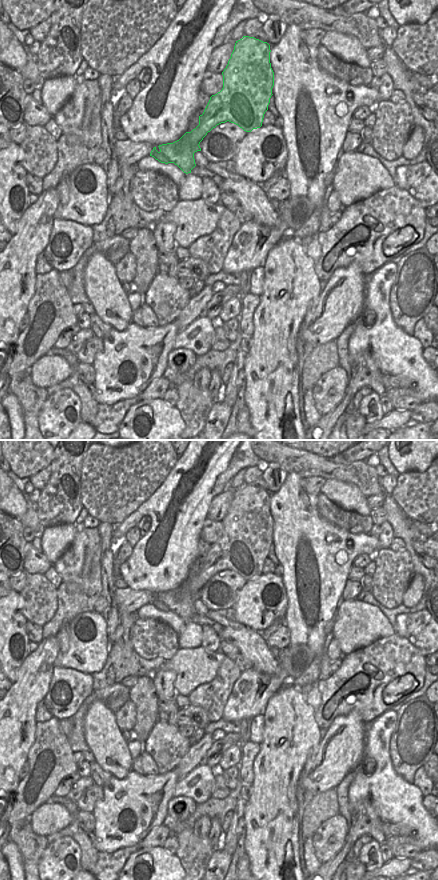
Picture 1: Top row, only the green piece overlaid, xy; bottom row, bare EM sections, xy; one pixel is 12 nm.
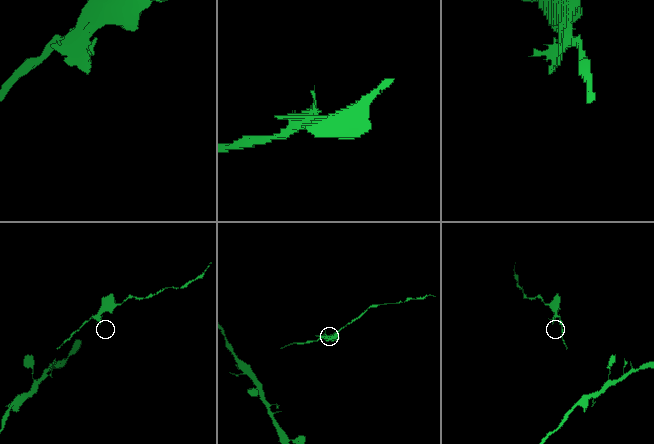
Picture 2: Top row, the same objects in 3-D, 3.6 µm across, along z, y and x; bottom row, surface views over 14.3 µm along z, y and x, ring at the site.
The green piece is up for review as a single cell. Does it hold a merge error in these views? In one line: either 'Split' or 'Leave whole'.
Leave whole.

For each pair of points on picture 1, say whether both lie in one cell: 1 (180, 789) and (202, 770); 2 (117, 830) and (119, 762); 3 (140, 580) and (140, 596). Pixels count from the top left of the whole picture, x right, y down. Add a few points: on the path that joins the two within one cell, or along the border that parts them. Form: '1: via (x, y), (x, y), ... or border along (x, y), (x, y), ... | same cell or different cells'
1: via (186, 783), (196, 774) | same cell
2: border along (132, 770), (122, 778), (112, 776) | different cells
3: border along (128, 586), (135, 590), (148, 590), (154, 594) | different cells

